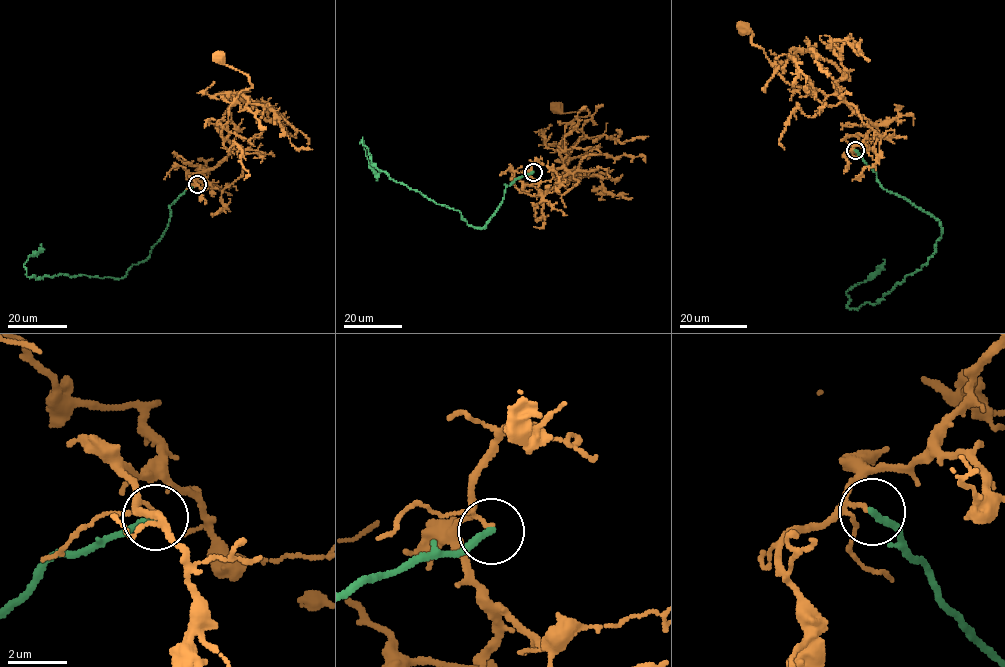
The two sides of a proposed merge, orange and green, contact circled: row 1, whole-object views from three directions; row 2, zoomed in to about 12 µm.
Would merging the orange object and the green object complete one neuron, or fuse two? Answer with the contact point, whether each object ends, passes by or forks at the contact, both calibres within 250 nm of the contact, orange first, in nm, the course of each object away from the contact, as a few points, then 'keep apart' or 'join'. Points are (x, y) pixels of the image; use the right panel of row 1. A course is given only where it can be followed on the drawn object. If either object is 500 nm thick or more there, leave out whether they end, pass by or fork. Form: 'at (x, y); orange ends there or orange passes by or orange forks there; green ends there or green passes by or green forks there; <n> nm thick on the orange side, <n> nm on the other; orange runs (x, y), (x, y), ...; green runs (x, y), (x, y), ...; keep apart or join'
at (855, 150); orange ends there; green ends there; 110 nm thick on the orange side, 240 nm on the other; orange runs (854, 150), (872, 124), (836, 94), (838, 70), (795, 48), (789, 56), (807, 76), (804, 87); green runs (855, 150), (883, 188), (942, 228), (921, 269), (875, 304), (848, 308), (846, 292), (870, 279), (883, 260); keep apart

